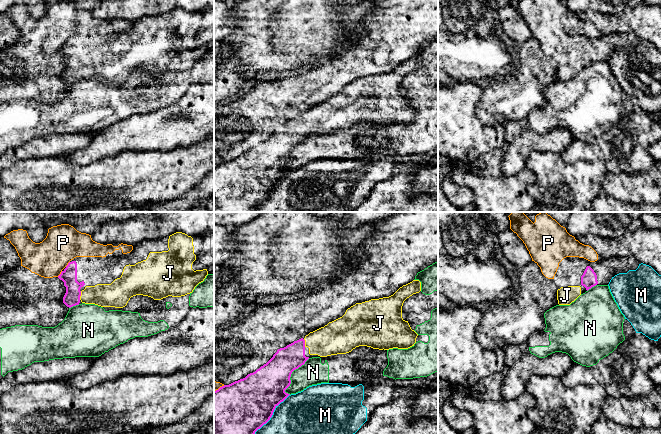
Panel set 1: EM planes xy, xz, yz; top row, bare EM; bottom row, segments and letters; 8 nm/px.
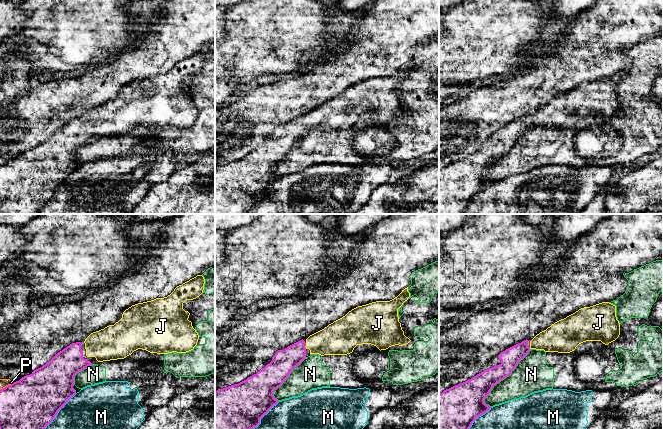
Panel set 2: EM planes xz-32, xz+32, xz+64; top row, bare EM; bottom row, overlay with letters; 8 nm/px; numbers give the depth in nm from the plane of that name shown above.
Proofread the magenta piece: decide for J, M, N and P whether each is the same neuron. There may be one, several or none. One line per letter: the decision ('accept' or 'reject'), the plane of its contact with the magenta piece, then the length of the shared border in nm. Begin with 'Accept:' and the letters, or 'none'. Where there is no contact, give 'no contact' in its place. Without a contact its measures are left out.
Accept: J
J: accept; contact in xy; length 70 nm
M: reject; contact in xz; length 440 nm
N: reject; contact in xz; length 340 nm
P: reject; contact in xy; length 60 nm

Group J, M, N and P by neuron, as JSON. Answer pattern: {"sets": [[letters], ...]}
{"sets": [["J"], ["M"], ["N"], ["P"]]}

